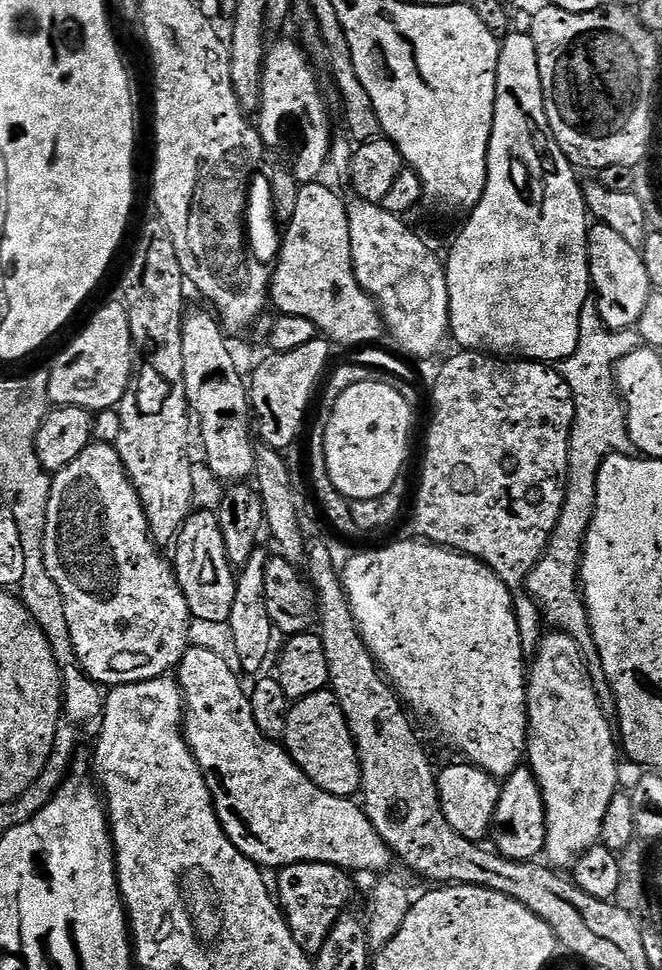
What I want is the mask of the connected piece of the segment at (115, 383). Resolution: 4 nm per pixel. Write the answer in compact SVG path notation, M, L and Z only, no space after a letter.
M123 303L104 304L92 321L53 358L48 368L49 405L86 408L95 414L115 409L126 394L134 371L134 345Z

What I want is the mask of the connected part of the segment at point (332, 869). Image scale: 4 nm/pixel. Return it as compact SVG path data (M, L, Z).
M322 862L288 864L279 869L275 876L274 895L284 914L284 921L290 926L290 934L294 934L294 942L298 942L304 952L317 954L322 950L331 928L349 907L347 904L352 900L353 877L337 864Z

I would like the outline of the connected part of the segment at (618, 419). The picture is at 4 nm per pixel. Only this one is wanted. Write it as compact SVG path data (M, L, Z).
M589 298L582 306L580 315L580 333L578 334L578 346L574 354L570 354L568 360L559 365L558 371L564 377L564 381L570 386L574 398L574 422L572 423L572 438L568 441L568 479L564 482L564 505L562 514L558 514L558 522L552 531L552 537L548 539L548 549L543 558L536 563L534 570L530 570L526 581L527 595L540 607L543 619L552 623L553 629L566 633L579 646L584 661L588 663L588 672L592 676L594 694L598 694L598 702L604 713L609 718L616 715L616 698L612 695L612 688L604 677L604 668L600 665L600 655L596 653L596 643L592 637L592 627L588 621L588 607L584 604L584 594L580 587L580 560L584 556L584 539L588 533L588 527L592 521L592 515L596 509L596 479L602 462L614 453L629 455L633 451L628 433L628 423L624 417L624 402L620 399L620 391L616 389L616 364L626 354L641 347L639 331L623 328L622 330L610 330L602 322L600 311L595 299Z

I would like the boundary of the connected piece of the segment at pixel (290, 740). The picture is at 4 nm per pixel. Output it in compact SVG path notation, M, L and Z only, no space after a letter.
M331 690L315 692L289 707L282 743L290 758L326 794L355 797L361 791L360 762L346 716Z

